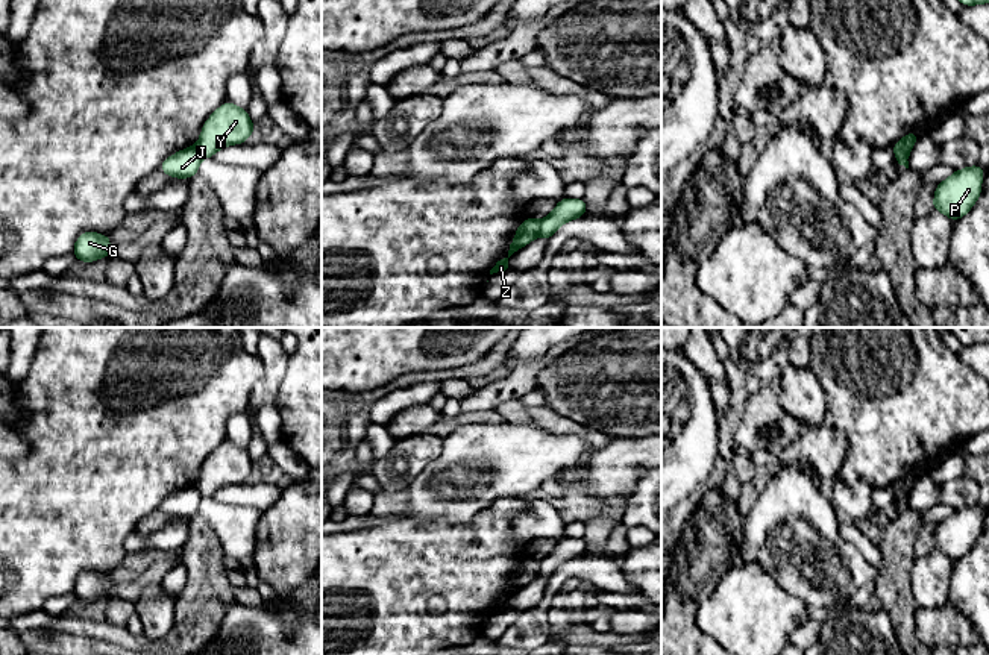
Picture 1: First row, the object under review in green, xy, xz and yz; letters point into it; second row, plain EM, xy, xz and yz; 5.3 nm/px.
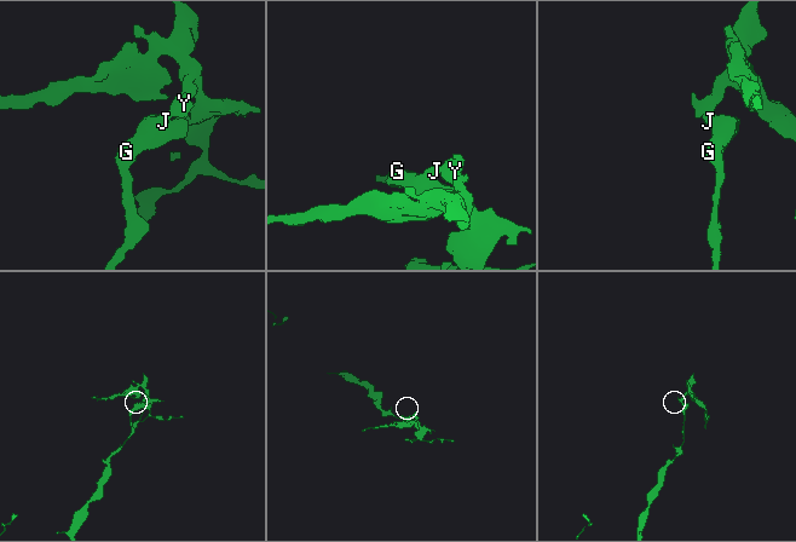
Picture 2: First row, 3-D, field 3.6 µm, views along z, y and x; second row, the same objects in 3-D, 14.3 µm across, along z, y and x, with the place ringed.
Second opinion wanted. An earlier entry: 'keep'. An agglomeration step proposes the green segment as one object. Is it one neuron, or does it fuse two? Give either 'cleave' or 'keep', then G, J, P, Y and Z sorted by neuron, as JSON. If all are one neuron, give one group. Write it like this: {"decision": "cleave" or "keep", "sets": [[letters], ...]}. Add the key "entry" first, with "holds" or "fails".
{"entry": "fails", "decision": "cleave", "sets": [["G", "J", "P", "Z"], ["Y"]]}

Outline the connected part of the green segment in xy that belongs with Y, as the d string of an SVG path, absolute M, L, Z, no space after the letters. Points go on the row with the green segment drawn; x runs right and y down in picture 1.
M226 100L203 123L196 147L202 158L214 158L223 147L244 144L255 129L247 109Z

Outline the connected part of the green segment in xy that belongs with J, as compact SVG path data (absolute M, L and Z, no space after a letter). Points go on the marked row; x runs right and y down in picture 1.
M196 146L187 147L165 158L159 167L164 174L176 179L191 179L197 174L202 155Z

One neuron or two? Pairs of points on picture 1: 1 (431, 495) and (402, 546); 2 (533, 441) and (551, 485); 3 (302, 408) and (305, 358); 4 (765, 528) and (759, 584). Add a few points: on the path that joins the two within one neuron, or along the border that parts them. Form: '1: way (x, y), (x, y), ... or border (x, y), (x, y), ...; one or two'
1: border (404, 514), (416, 522), (442, 520), (451, 526); two
2: border (540, 484), (555, 479), (565, 485); two
3: way (305, 396), (305, 370); one
4: border (745, 561), (756, 561), (784, 592); two

